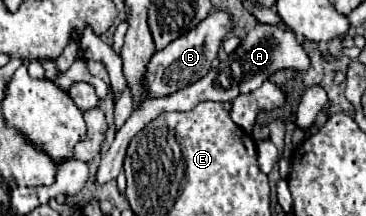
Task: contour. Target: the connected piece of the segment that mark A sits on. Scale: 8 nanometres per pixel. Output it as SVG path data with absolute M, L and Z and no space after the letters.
M257 25L255 29L251 29L247 33L243 43L237 47L237 51L231 53L225 61L221 61L217 69L211 69L203 79L199 79L197 83L193 83L193 85L189 85L185 89L179 89L179 91L175 91L171 95L165 95L165 97L147 97L139 107L135 107L133 115L129 117L129 121L115 135L115 141L109 147L109 151L101 157L95 183L97 185L105 185L111 179L117 179L117 175L123 171L125 149L129 147L129 141L149 121L159 117L159 113L163 113L163 111L189 111L195 105L199 105L201 101L233 101L237 95L251 93L253 89L257 89L263 81L267 81L279 69L305 71L305 69L309 69L309 57L303 51L303 47L297 41L293 31L287 31L283 27L273 27L273 25Z

